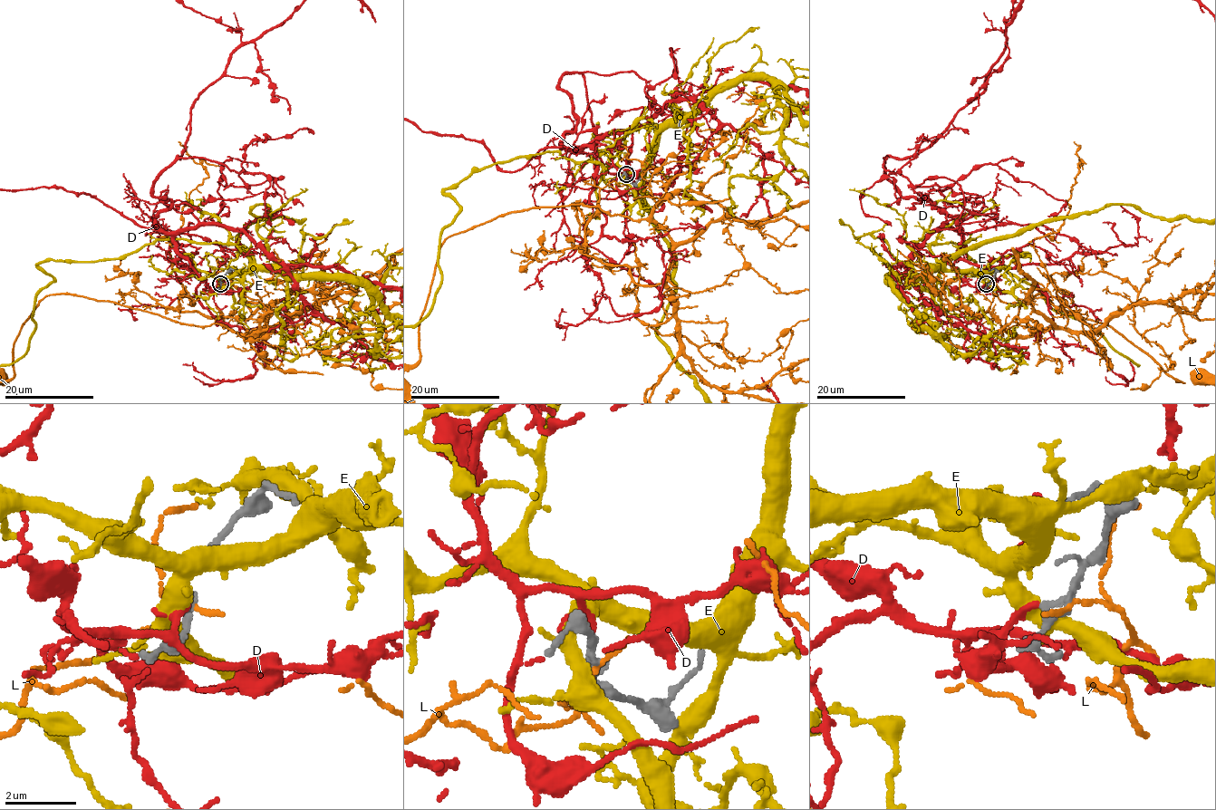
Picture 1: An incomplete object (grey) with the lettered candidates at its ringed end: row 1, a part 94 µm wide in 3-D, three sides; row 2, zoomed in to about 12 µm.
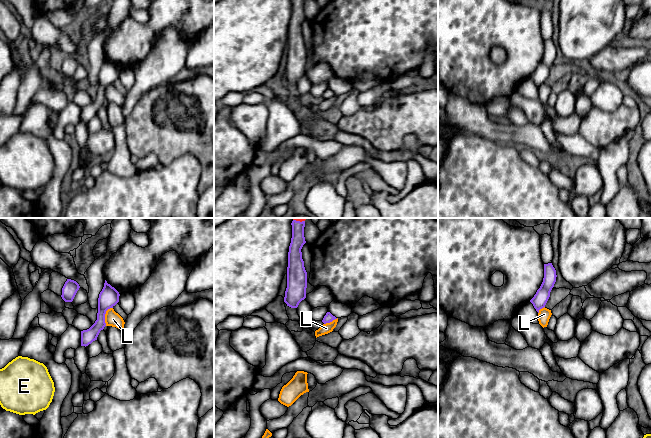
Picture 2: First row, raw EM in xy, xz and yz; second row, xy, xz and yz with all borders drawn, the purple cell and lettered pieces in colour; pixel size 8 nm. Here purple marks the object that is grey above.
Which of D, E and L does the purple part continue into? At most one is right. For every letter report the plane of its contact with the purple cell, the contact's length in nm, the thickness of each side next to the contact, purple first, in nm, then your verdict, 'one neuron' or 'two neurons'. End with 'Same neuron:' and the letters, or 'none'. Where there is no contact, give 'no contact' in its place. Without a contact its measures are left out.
D: no contact; one neuron
E: no contact; two neurons
L: contact in xy; length 160 nm; calibres 160 and 120 nm; two neurons
Same neuron: D

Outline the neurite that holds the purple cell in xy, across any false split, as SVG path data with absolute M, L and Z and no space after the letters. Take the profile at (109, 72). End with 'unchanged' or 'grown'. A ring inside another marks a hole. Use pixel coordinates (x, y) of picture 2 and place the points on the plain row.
M105 56L104 63L98 74L97 96L89 105L81 107L81 122L86 123L97 116L100 107L106 102L106 87L119 78L119 72L119 68Z | unchanged

